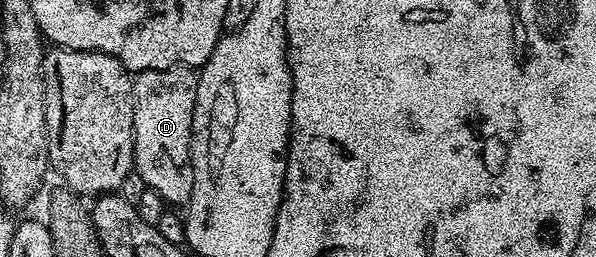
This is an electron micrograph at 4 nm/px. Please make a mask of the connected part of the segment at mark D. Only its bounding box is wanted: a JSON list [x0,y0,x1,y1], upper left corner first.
[132,66,197,206]

